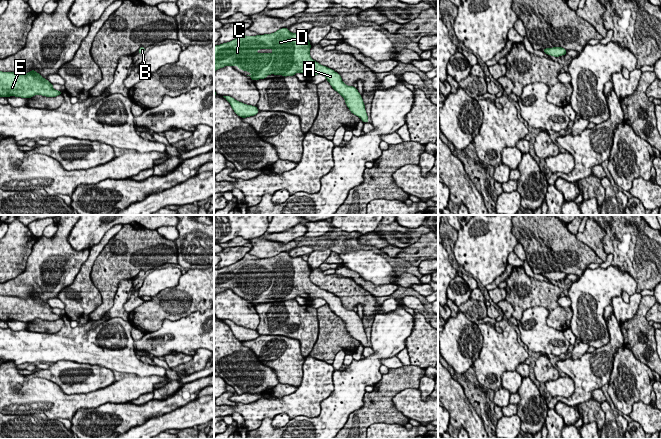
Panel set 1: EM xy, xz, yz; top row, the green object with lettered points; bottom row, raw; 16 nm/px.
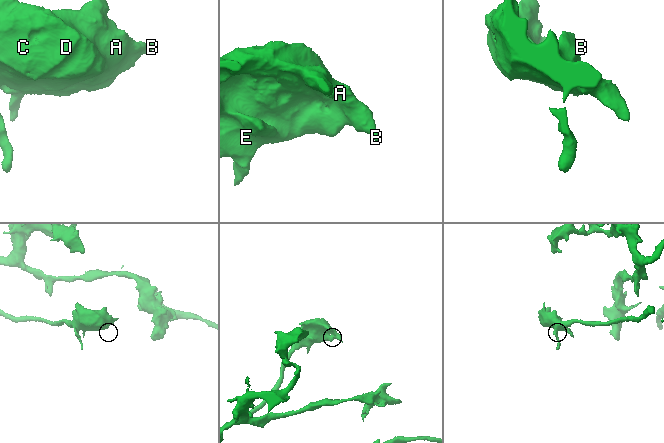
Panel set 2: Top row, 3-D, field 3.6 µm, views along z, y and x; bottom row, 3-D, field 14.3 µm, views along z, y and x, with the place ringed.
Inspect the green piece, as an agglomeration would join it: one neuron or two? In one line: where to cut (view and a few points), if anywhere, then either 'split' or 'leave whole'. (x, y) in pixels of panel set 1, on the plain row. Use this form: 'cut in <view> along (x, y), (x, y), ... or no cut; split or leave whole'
no cut; leave whole

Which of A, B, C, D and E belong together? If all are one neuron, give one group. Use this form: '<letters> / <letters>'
A B C D E

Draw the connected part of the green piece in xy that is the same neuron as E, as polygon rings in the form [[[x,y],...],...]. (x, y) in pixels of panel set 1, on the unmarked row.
[[[31,294],[27,298],[0,295],[0,321],[15,320],[28,323],[42,319],[53,322],[62,318],[62,315],[55,314],[53,308],[36,294]]]

